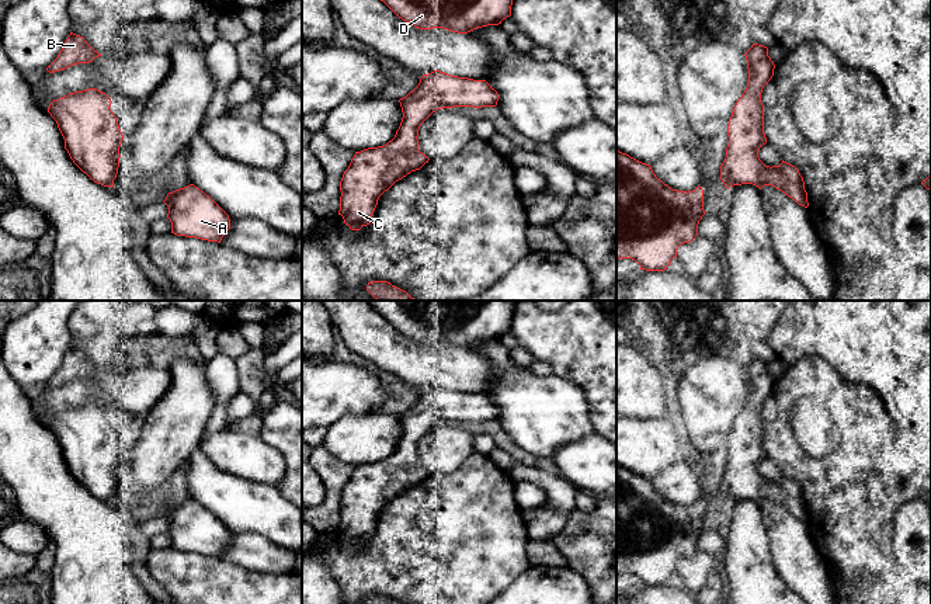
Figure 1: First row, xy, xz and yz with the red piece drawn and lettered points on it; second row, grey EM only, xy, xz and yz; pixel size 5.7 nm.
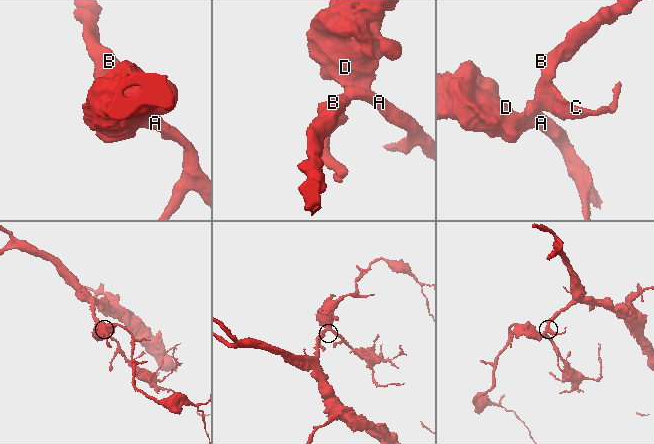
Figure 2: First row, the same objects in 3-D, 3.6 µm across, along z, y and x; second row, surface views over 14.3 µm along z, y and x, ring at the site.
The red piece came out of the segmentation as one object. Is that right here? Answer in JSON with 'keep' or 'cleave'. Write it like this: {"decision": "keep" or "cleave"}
{"decision": "keep"}

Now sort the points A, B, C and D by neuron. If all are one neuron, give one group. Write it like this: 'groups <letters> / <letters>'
groups A B C D

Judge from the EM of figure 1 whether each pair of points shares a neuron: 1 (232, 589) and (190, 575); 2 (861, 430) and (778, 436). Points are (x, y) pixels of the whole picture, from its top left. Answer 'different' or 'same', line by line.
1: same
2: same

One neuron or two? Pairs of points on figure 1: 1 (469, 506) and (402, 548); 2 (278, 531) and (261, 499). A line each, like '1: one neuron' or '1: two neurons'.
1: one neuron
2: one neuron

